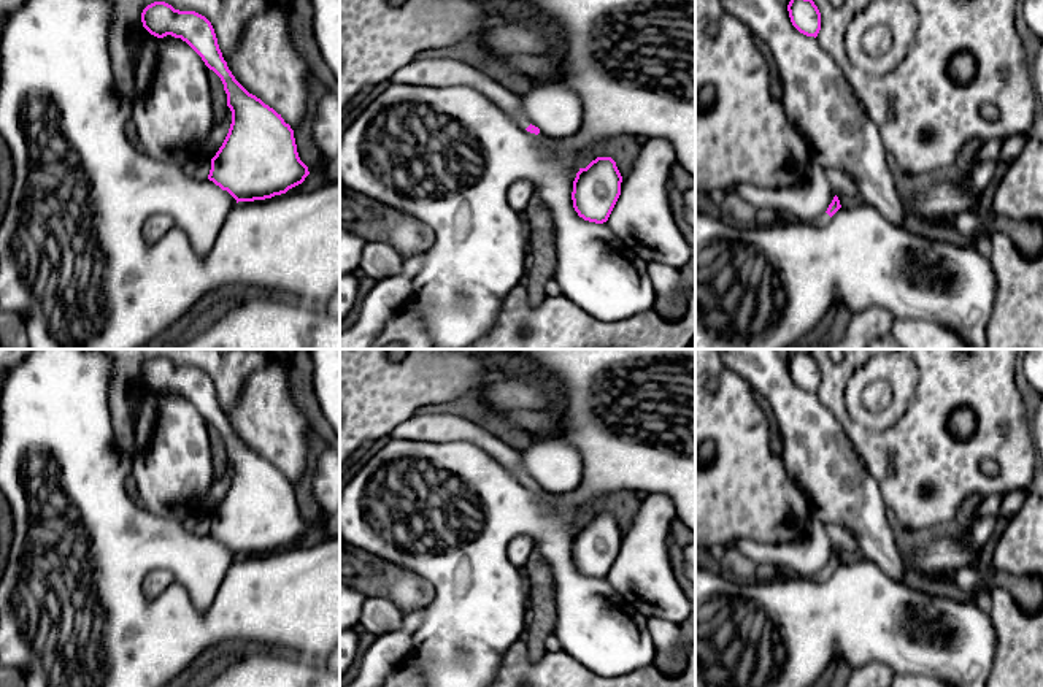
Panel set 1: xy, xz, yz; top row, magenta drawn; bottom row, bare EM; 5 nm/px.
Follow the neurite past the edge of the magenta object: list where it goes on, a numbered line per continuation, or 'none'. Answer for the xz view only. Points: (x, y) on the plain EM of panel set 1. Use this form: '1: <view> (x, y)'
1: xz (421, 427)

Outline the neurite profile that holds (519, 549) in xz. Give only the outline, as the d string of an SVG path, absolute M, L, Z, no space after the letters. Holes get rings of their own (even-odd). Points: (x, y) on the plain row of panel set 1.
M516 536L510 541L506 547L506 557L511 565L516 568L524 568L525 562L535 551L535 544L530 538L527 536Z

